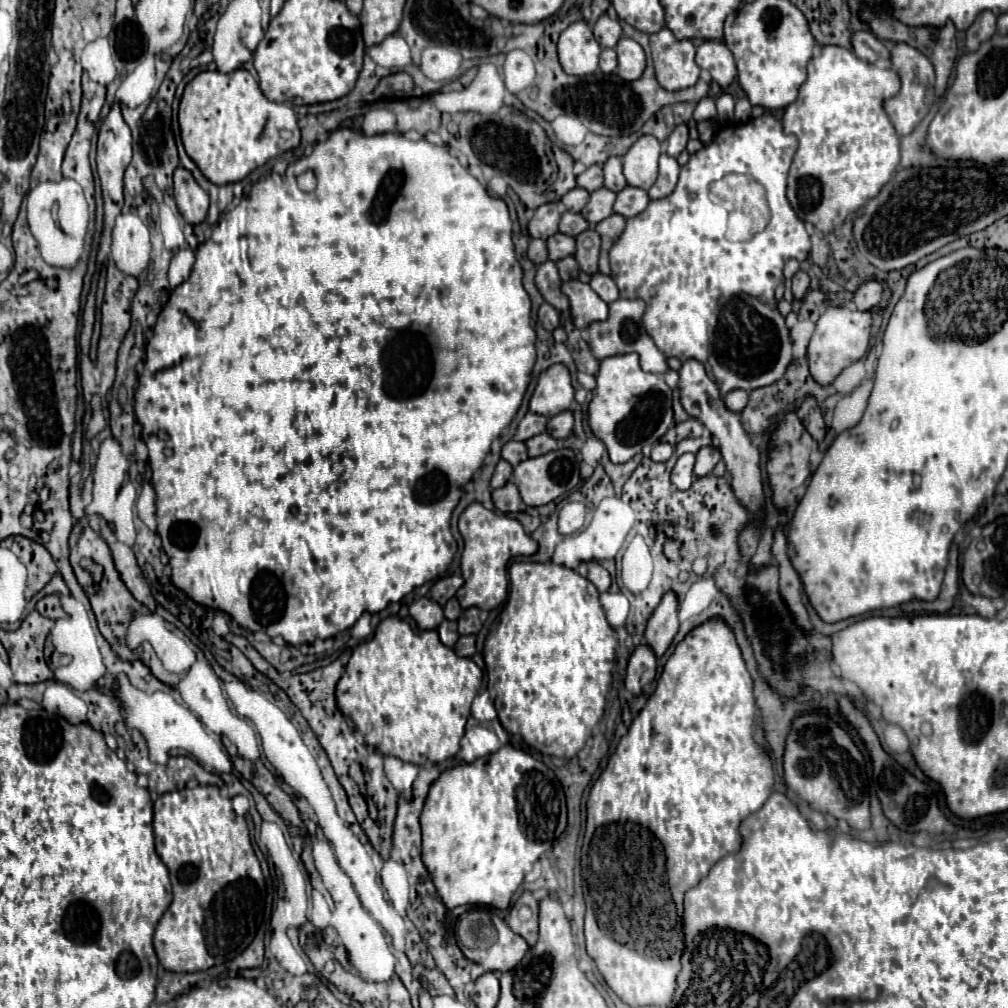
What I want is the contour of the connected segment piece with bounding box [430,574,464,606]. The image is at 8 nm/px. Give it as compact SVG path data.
M456 574L446 576L446 578L440 578L440 580L430 588L430 596L432 596L440 606L444 606L444 604L456 594L456 590L458 590L462 584L464 584L462 576L456 576Z

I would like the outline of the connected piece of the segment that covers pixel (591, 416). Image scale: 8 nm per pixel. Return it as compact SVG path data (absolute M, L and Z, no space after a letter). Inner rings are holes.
M620 354L620 356L608 356L600 362L600 370L596 374L596 390L594 398L588 406L588 424L596 438L600 438L606 444L606 450L610 454L610 460L614 464L628 462L634 454L638 454L646 444L658 442L668 428L674 426L672 418L672 390L666 388L666 382L662 376L648 374L638 364L638 354Z

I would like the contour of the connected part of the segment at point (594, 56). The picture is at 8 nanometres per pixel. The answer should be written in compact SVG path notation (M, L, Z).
M578 20L570 24L558 38L558 58L562 70L572 76L586 76L598 68L600 44L592 36L592 28Z

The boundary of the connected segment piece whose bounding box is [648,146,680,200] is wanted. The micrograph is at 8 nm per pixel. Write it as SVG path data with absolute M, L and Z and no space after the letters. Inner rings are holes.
M662 146L662 152L660 152L660 174L658 174L656 184L648 190L648 196L652 200L656 200L656 198L664 198L664 196L672 194L672 190L678 184L678 174L680 174L680 164L676 162L676 158L668 156L664 146Z

